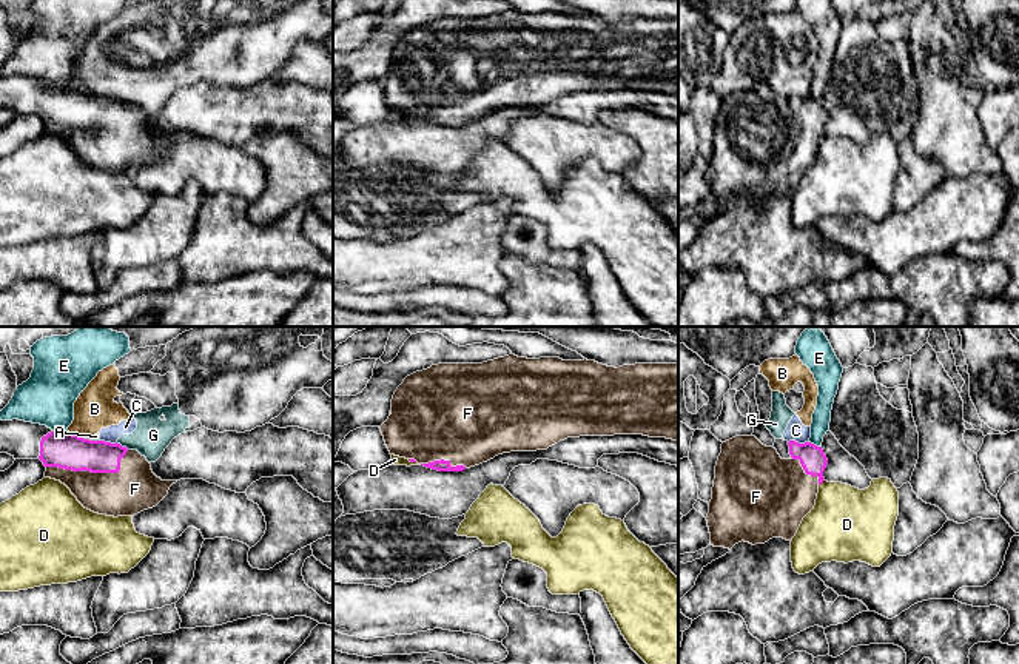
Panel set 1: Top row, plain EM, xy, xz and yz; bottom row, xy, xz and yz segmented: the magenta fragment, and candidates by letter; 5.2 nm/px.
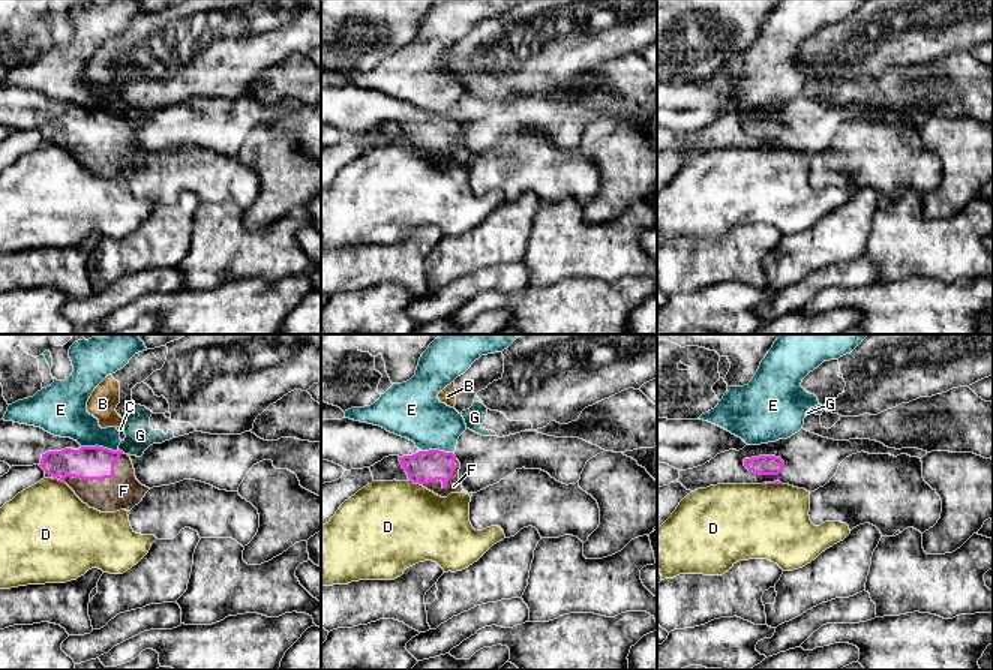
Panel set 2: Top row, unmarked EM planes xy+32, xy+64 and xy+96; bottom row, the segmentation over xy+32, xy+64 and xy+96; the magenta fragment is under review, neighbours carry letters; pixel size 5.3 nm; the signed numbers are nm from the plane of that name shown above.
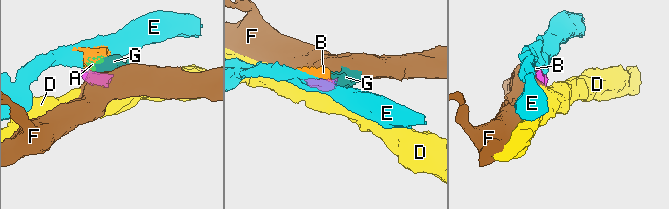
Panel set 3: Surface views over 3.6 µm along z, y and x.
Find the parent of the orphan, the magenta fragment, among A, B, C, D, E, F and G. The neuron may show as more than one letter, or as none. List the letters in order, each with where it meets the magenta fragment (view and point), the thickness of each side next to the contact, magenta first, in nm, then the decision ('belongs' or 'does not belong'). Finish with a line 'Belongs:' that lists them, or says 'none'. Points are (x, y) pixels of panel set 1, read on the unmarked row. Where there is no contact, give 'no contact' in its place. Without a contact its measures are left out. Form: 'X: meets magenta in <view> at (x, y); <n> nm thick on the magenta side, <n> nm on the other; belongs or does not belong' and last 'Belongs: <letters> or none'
A: meets magenta in xy at (88, 94); 190 nm thick on the magenta side, 30 nm on the other; does not belong
B: meets magenta in xy at (71, 88); 190 nm thick on the magenta side, 220 nm on the other; does not belong
C: meets magenta in yz at (797, 97); 140 nm thick on the magenta side, 100 nm on the other; does not belong
D: meets magenta in yz at (822, 136); 140 nm thick on the magenta side, 380 nm on the other; does not belong
E: meets magenta in xy at (60, 87); 190 nm thick on the magenta side, 280 nm on the other; does not belong
F: meets magenta in xy at (91, 127); 190 nm thick on the magenta side, 240 nm on the other; belongs
G: meets magenta in xy at (121, 100); 180 nm thick on the magenta side, 190 nm on the other; does not belong
Belongs: F

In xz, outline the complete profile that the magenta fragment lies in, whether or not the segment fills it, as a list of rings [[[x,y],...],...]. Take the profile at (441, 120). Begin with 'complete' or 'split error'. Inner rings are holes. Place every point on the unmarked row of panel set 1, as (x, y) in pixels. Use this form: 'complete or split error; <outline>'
split error; [[[509,9],[483,18],[438,18],[427,25],[416,26],[404,34],[392,54],[392,69],[379,82],[390,109],[418,117],[438,126],[462,126],[510,106],[536,106],[567,92],[580,91],[614,91],[643,89],[649,92],[666,92],[678,96],[678,18],[635,18],[623,22],[607,22],[595,15],[563,15],[560,12],[527,14]]]

